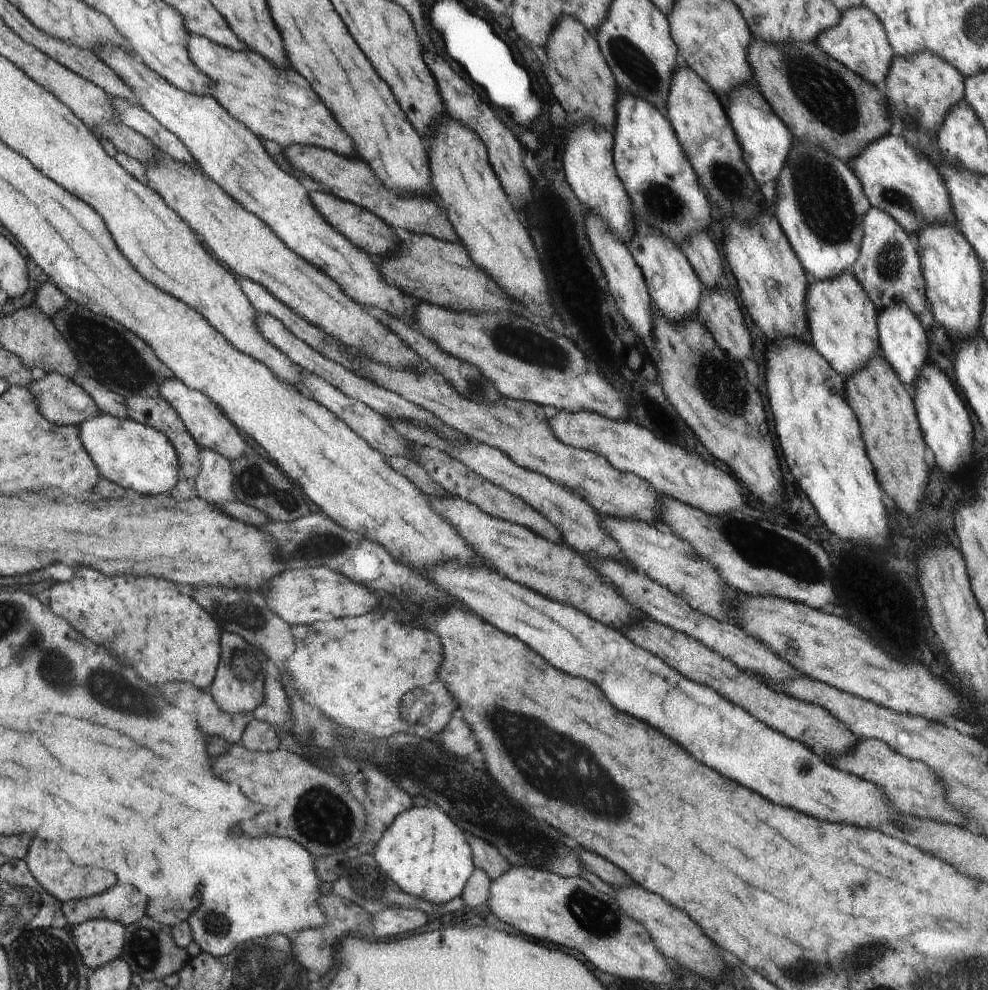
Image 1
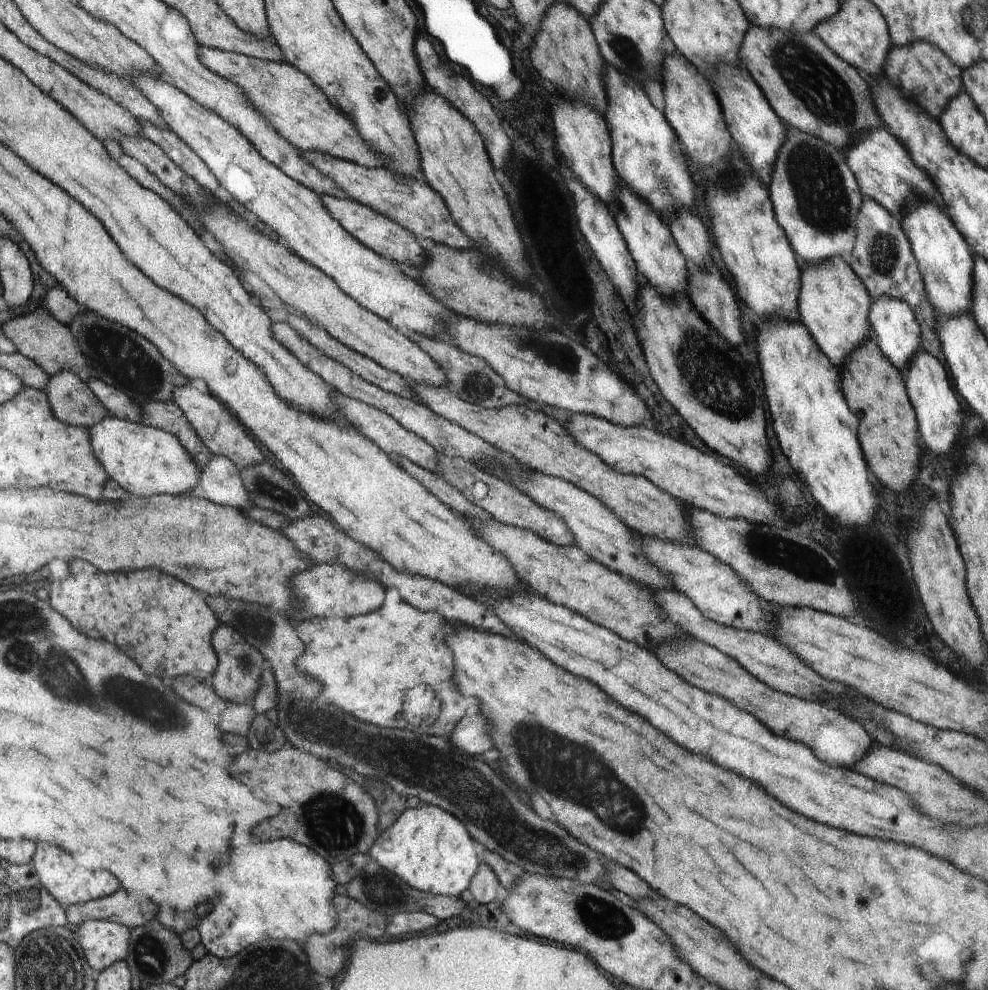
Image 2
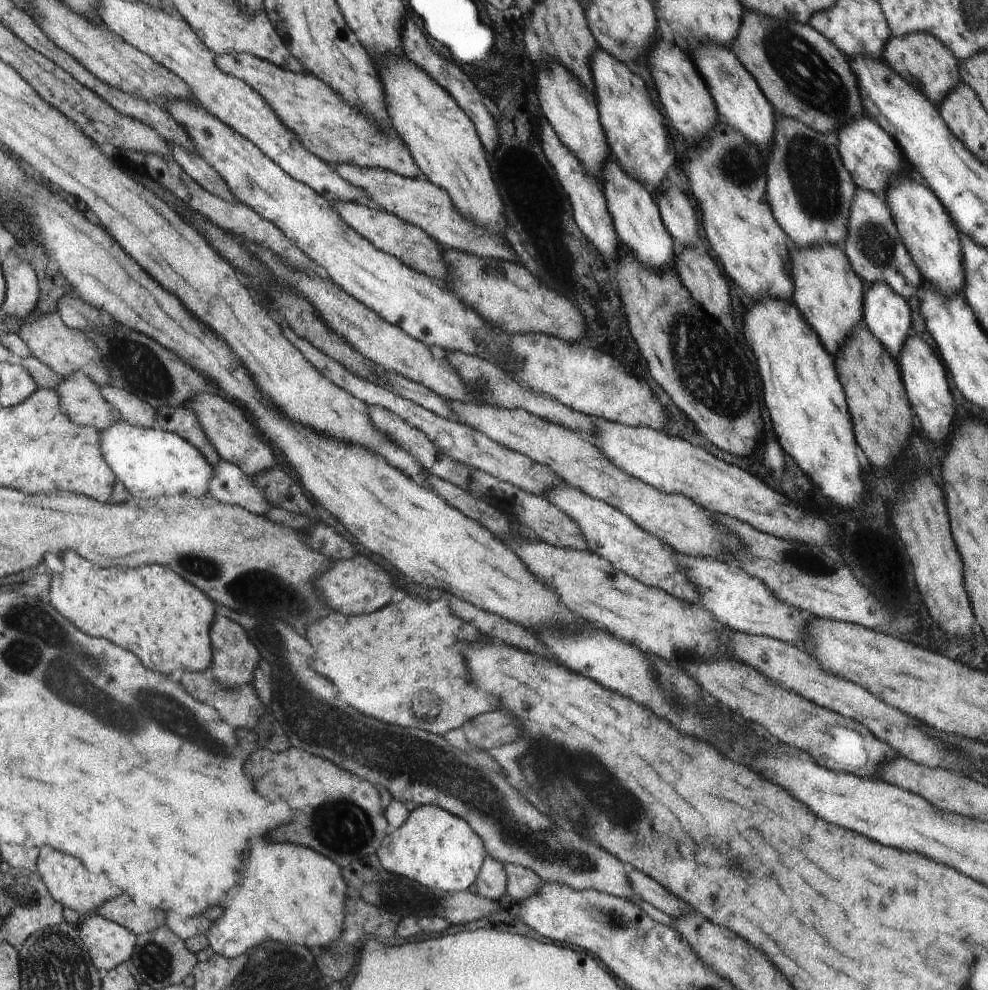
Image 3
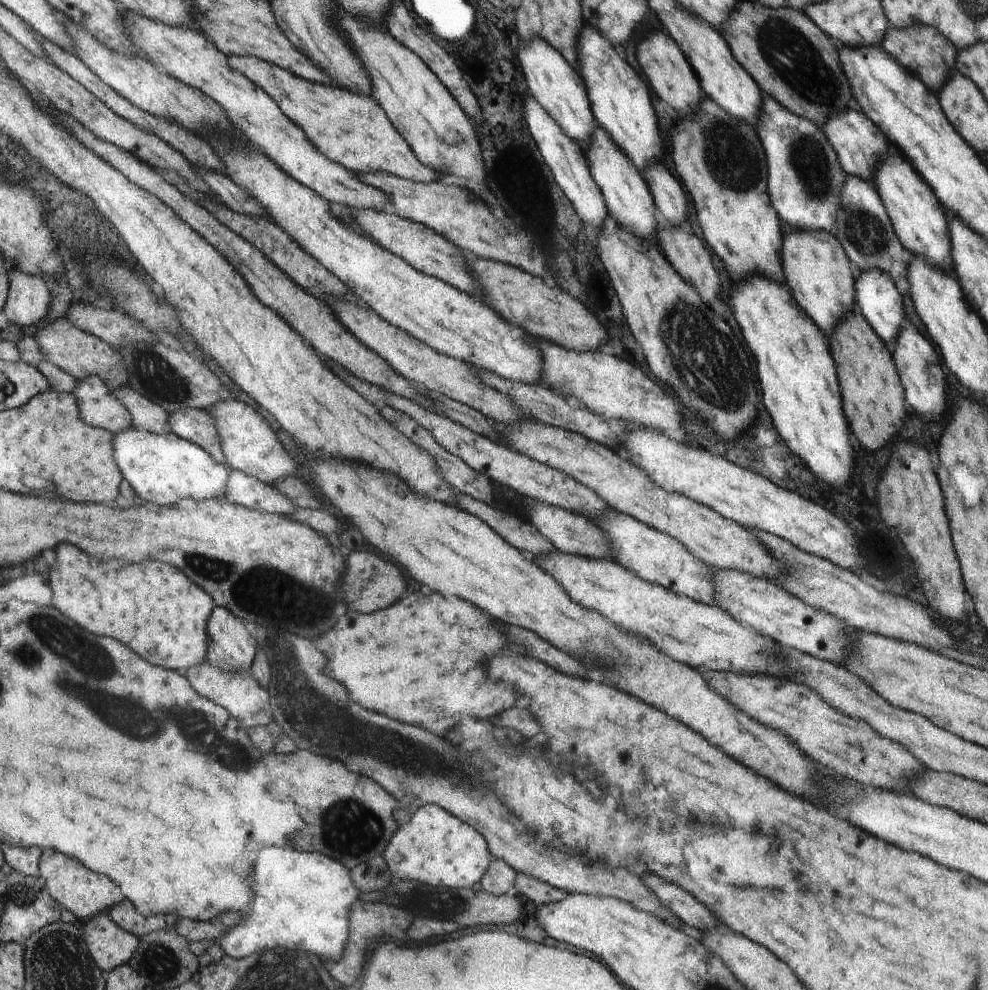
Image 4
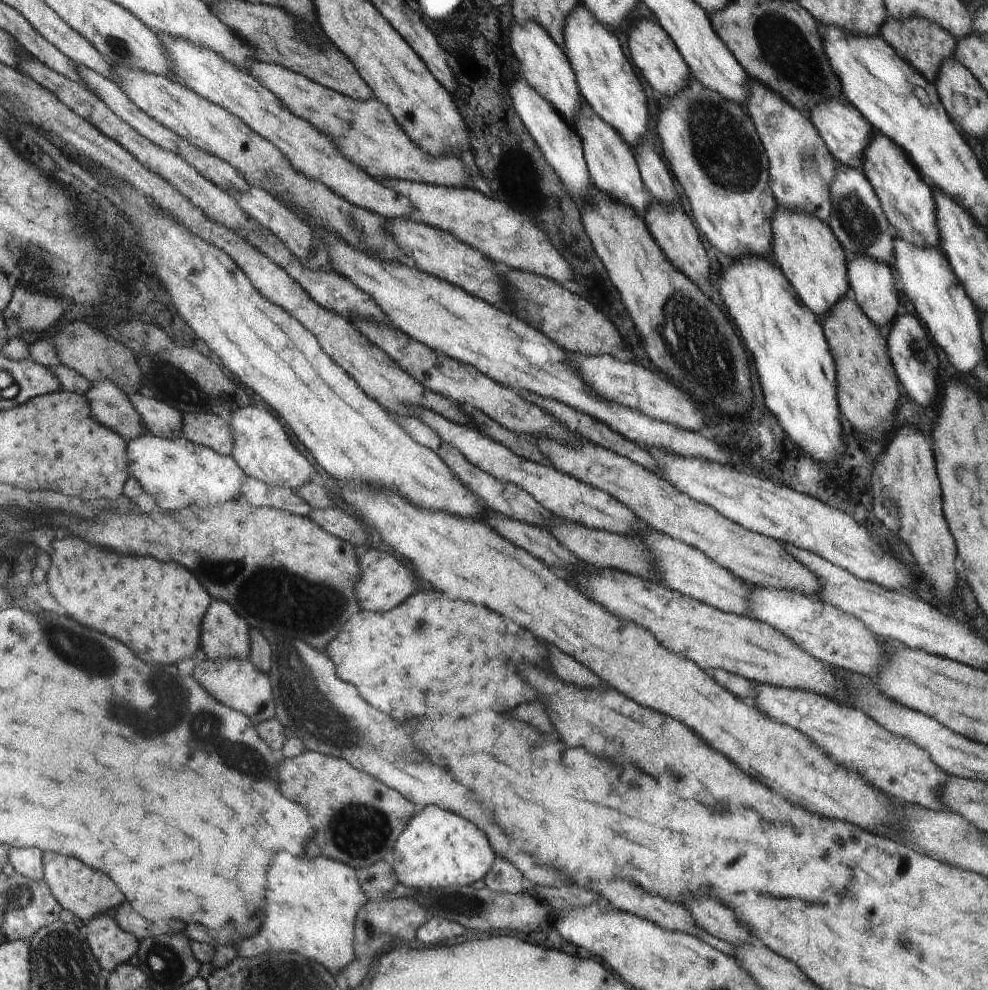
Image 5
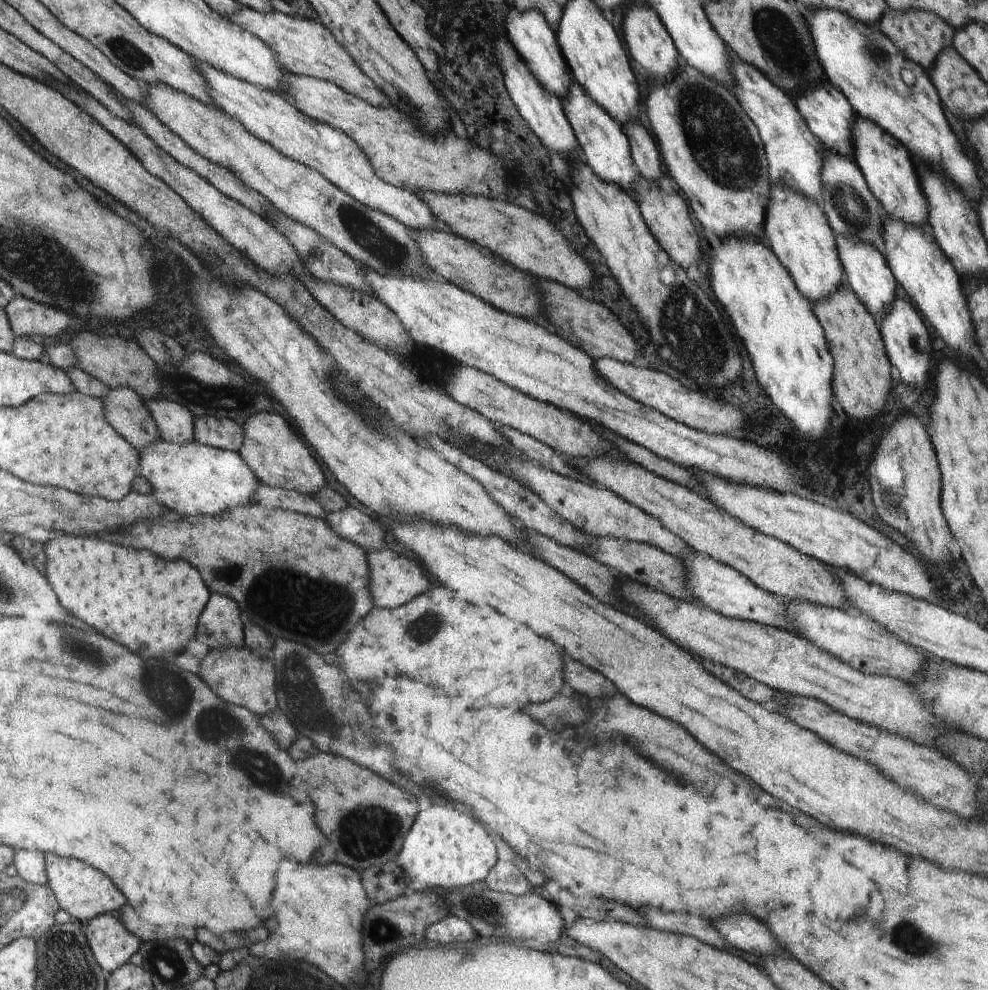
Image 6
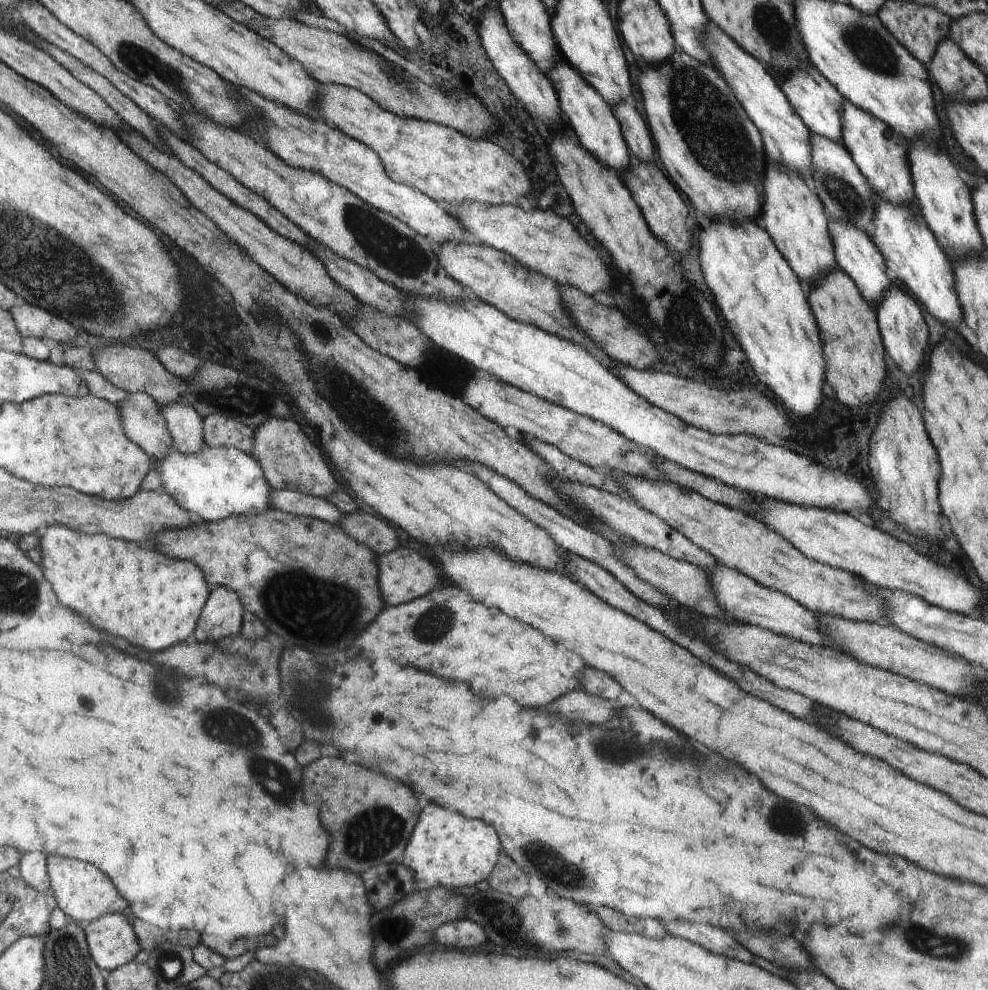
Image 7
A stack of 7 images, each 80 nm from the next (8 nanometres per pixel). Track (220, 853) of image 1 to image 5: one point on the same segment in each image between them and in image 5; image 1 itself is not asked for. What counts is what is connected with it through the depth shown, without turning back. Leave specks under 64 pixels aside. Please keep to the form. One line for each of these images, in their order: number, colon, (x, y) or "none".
2: (282, 889)
3: (292, 894)
4: (305, 902)
5: (312, 904)

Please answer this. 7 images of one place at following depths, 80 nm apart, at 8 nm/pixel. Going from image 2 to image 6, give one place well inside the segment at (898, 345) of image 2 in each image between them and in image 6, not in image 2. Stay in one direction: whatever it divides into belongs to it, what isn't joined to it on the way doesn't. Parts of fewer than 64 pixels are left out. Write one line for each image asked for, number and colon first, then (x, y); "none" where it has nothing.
3: (886, 313)
4: (878, 300)
5: (874, 289)
6: (866, 270)

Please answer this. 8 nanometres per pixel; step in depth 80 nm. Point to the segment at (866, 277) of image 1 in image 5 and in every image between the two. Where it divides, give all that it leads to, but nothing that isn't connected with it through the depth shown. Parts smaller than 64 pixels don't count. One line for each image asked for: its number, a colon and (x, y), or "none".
2: (882, 258)
3: (873, 244)
4: (862, 224)
5: (857, 217)

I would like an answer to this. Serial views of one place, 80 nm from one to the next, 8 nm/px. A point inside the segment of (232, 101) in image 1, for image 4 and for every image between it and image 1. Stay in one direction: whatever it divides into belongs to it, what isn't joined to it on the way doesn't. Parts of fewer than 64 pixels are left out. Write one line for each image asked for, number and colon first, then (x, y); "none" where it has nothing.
2: (300, 112)
3: (338, 133)
4: (337, 122)

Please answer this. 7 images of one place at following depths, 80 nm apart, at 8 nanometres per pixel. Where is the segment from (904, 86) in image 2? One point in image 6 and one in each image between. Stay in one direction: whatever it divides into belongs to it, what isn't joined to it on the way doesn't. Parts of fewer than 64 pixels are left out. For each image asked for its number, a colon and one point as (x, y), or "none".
3: (922, 59)
4: (919, 48)
5: (921, 42)
6: (921, 35)

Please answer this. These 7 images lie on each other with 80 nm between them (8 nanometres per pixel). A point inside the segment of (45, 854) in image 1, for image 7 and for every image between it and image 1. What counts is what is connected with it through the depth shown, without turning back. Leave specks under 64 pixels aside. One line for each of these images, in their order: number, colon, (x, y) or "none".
2: (70, 884)
3: (68, 881)
4: (70, 883)
5: (82, 891)
6: (83, 892)
7: (84, 893)

